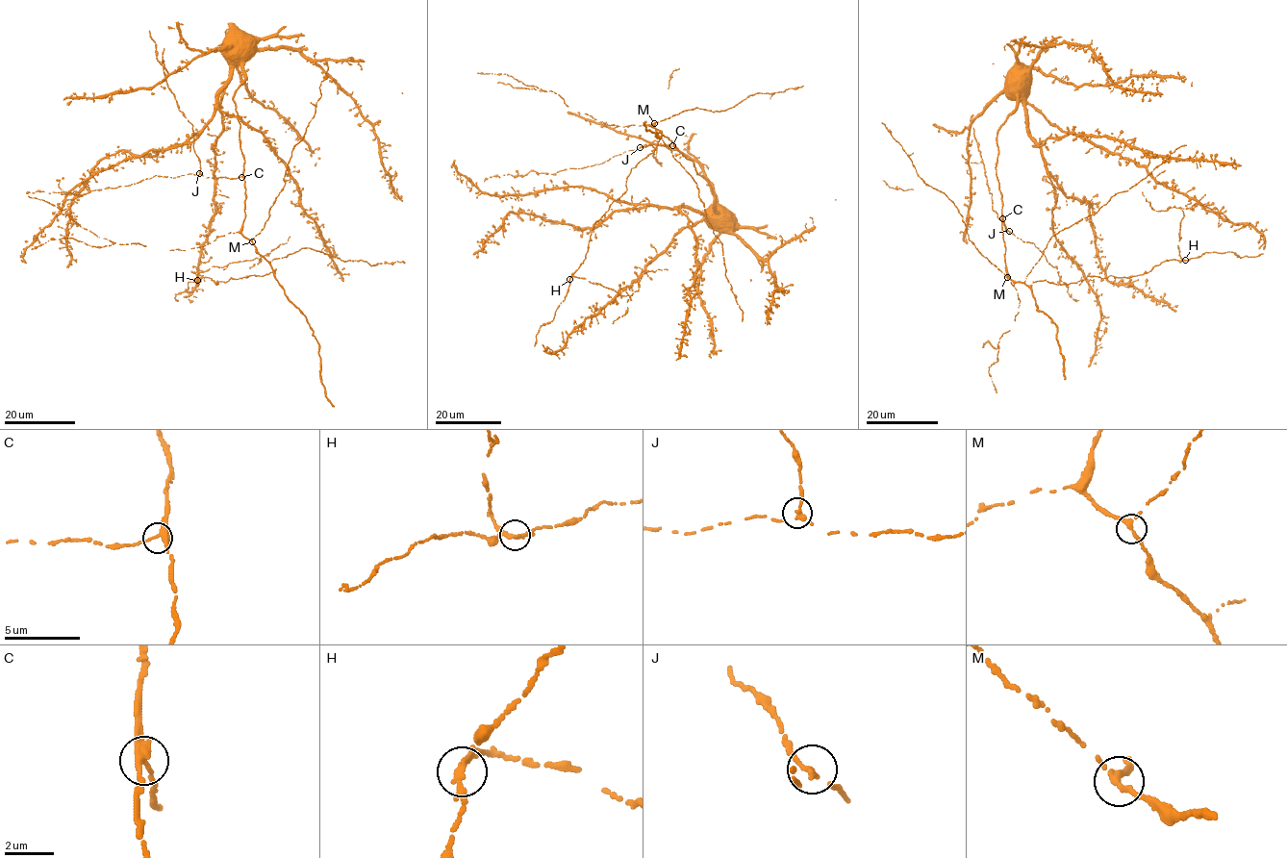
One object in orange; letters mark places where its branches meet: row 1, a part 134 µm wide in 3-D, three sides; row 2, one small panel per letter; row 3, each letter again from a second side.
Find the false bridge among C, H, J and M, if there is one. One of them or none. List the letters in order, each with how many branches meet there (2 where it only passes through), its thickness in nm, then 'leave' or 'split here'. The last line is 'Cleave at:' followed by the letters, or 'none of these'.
C: 3 branches meet; 280 nm thick; leave
H: 3 branches meet; 220 nm thick; split here
J: 3 branches meet; 200 nm thick; leave
M: 3 branches meet; 260 nm thick; leave
Cleave at: H

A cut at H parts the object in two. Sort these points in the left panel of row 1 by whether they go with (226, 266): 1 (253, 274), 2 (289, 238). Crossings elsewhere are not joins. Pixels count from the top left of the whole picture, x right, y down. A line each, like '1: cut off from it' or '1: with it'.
1: cut off from it
2: with it

